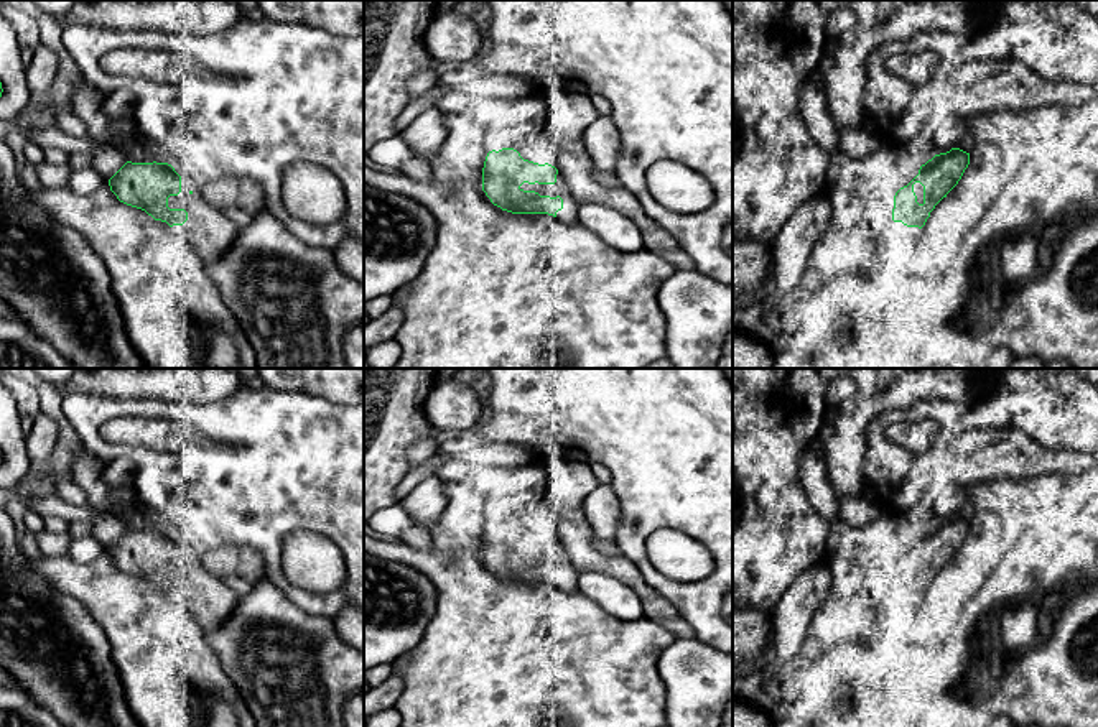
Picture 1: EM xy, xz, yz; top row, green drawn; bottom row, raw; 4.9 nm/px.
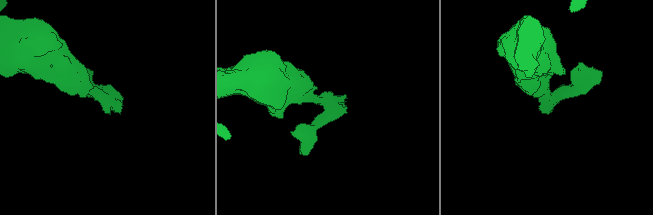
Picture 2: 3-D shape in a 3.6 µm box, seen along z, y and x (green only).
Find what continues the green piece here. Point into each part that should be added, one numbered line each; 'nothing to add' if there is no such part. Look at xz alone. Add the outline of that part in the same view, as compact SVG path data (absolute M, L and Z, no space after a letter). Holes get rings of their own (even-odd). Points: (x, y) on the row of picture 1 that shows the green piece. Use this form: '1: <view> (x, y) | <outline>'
1: xz (570, 209) | M560 173L556 174L555 184L523 183L520 189L535 191L540 196L550 196L550 197L560 196L563 199L563 209L556 212L556 219L568 224L579 224L578 222L579 204L576 197L571 194L568 183L563 181Z

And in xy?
1: xy (211, 231) | M183 176L181 192L168 197L168 207L188 212L183 230L206 263L221 257L240 230L222 209L209 204L201 191Z

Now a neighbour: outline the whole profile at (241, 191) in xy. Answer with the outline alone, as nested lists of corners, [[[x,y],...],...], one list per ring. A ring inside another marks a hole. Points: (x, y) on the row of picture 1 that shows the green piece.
[[[249,178],[209,181],[204,183],[199,191],[202,197],[217,209],[235,204],[252,215],[265,211],[263,192],[260,186]]]

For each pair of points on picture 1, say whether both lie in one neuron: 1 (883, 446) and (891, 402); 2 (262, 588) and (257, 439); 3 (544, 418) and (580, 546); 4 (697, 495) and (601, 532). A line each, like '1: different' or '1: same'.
1: different
2: different
3: different
4: different

